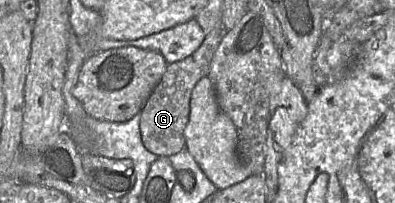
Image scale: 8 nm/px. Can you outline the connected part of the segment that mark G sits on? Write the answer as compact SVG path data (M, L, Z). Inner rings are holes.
M224 28L210 31L194 54L184 60L168 64L160 82L138 114L143 144L158 157L170 157L186 147L184 130L189 121L192 91L200 79L208 76L211 61L225 32Z

